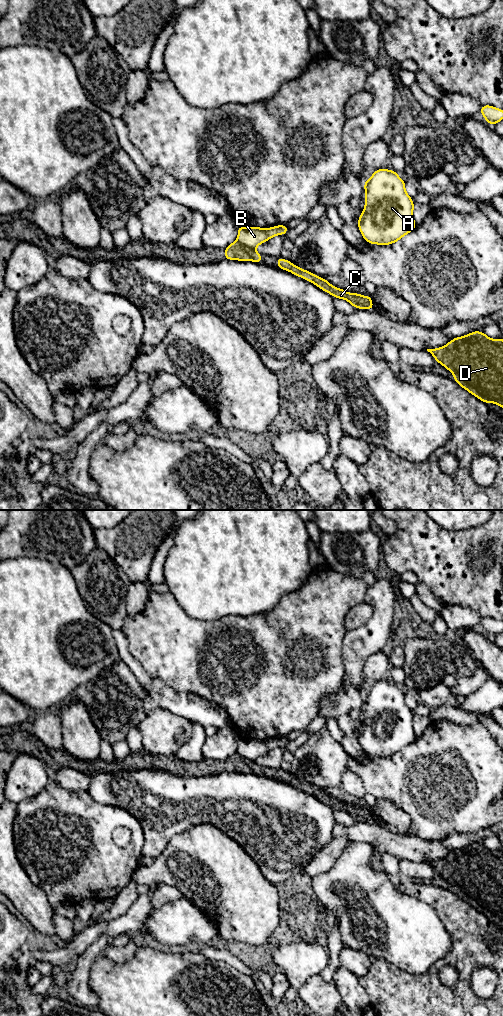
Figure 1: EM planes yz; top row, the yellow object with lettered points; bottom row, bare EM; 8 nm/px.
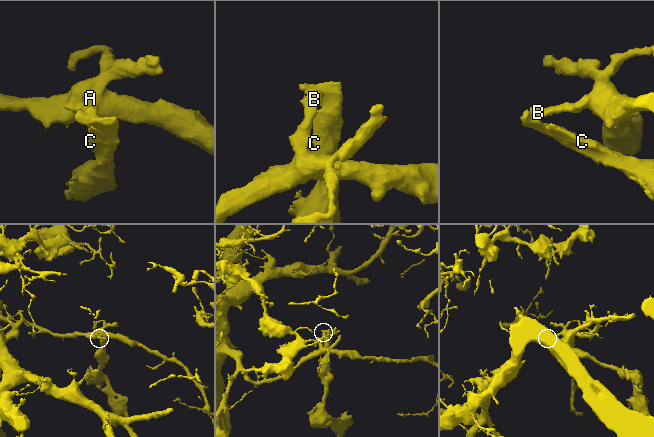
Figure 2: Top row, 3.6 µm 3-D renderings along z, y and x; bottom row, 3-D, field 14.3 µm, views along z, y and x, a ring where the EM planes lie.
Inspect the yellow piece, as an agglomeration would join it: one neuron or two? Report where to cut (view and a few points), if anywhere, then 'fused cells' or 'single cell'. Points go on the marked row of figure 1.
cut yz (236, 240), (245, 247), (254, 249); fused cells

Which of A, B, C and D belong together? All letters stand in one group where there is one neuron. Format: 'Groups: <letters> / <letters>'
Groups: A B / C D

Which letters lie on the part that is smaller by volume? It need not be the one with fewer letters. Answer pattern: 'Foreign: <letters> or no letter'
Foreign: C, D

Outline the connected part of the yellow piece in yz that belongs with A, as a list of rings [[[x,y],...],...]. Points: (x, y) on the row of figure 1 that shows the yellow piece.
[[[383,167],[364,181],[365,207],[358,228],[370,244],[390,245],[416,227],[414,202],[405,190],[405,181],[397,172]]]

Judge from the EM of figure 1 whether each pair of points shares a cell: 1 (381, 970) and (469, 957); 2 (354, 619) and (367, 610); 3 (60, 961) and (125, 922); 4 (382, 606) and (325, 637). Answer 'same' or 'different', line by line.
1: same
2: same
3: same
4: different

